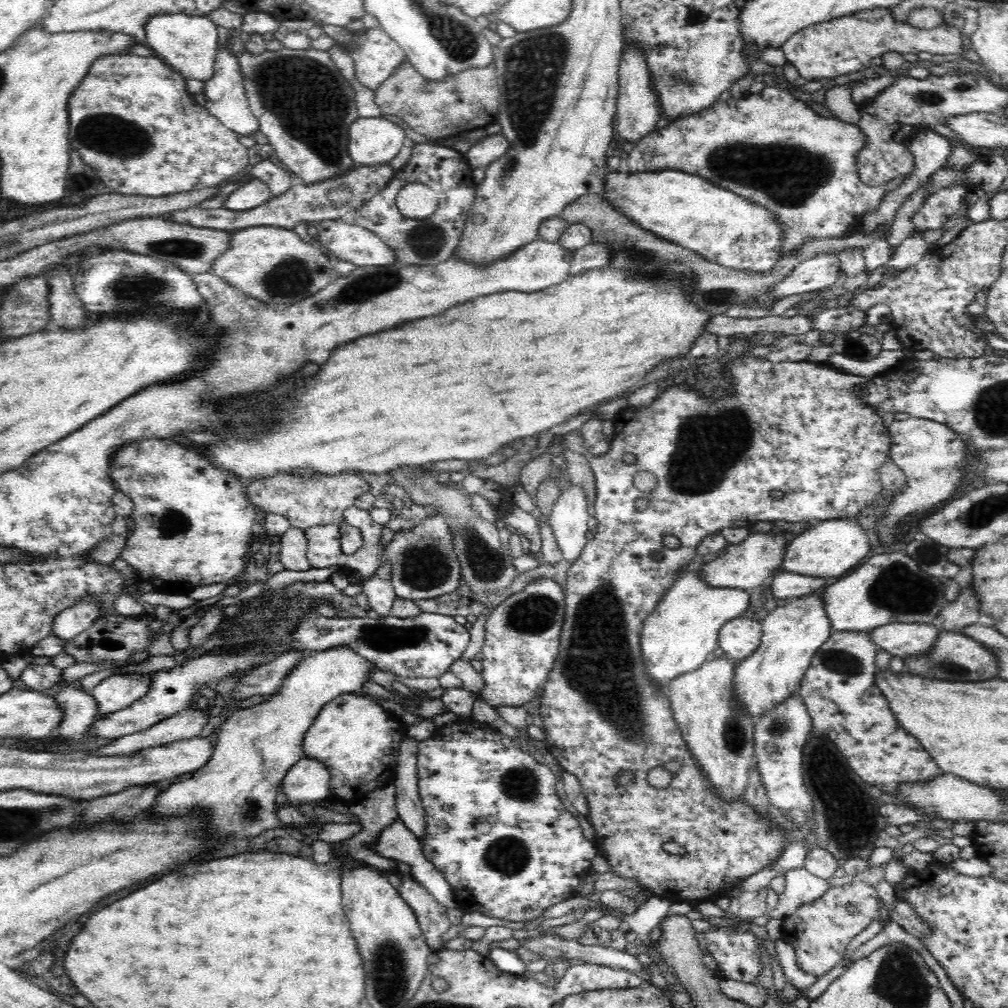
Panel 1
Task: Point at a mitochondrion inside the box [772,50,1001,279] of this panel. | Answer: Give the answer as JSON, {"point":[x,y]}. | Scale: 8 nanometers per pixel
{"point":[934,99]}

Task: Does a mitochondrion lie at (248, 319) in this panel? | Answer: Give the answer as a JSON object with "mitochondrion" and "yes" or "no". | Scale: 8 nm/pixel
{"mitochondrion":"yes"}

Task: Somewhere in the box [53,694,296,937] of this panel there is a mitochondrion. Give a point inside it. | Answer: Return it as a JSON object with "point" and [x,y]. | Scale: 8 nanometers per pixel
{"point":[249,811]}

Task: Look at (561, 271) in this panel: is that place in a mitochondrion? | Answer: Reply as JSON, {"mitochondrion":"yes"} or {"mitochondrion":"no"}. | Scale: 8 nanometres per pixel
{"mitochondrion":"no"}

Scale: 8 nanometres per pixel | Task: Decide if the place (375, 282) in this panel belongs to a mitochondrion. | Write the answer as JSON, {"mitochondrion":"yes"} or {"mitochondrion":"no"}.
{"mitochondrion":"yes"}

